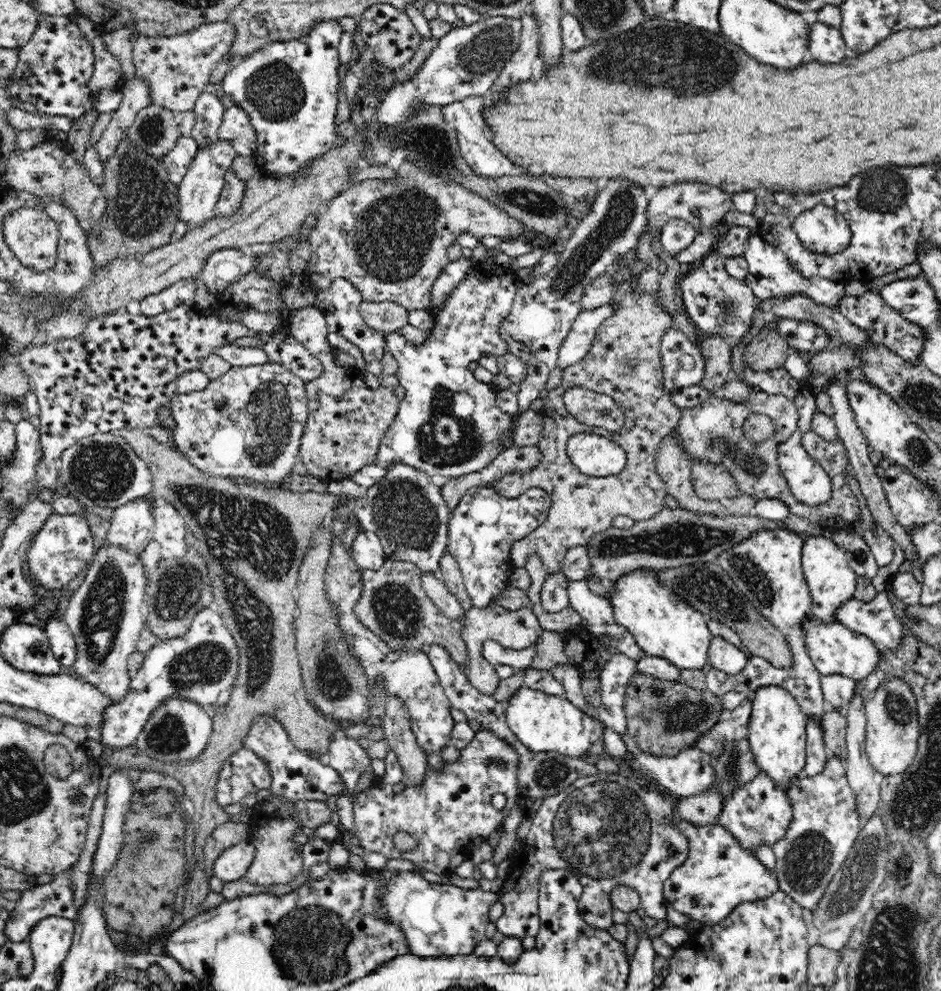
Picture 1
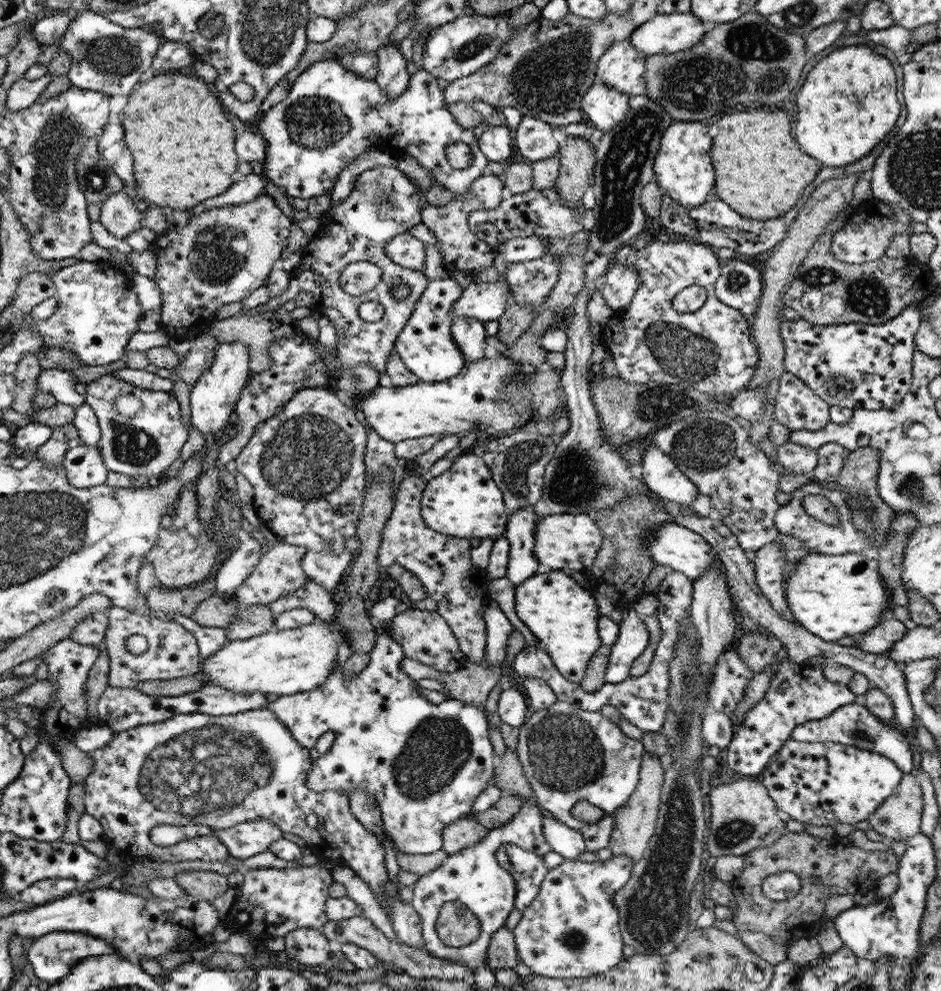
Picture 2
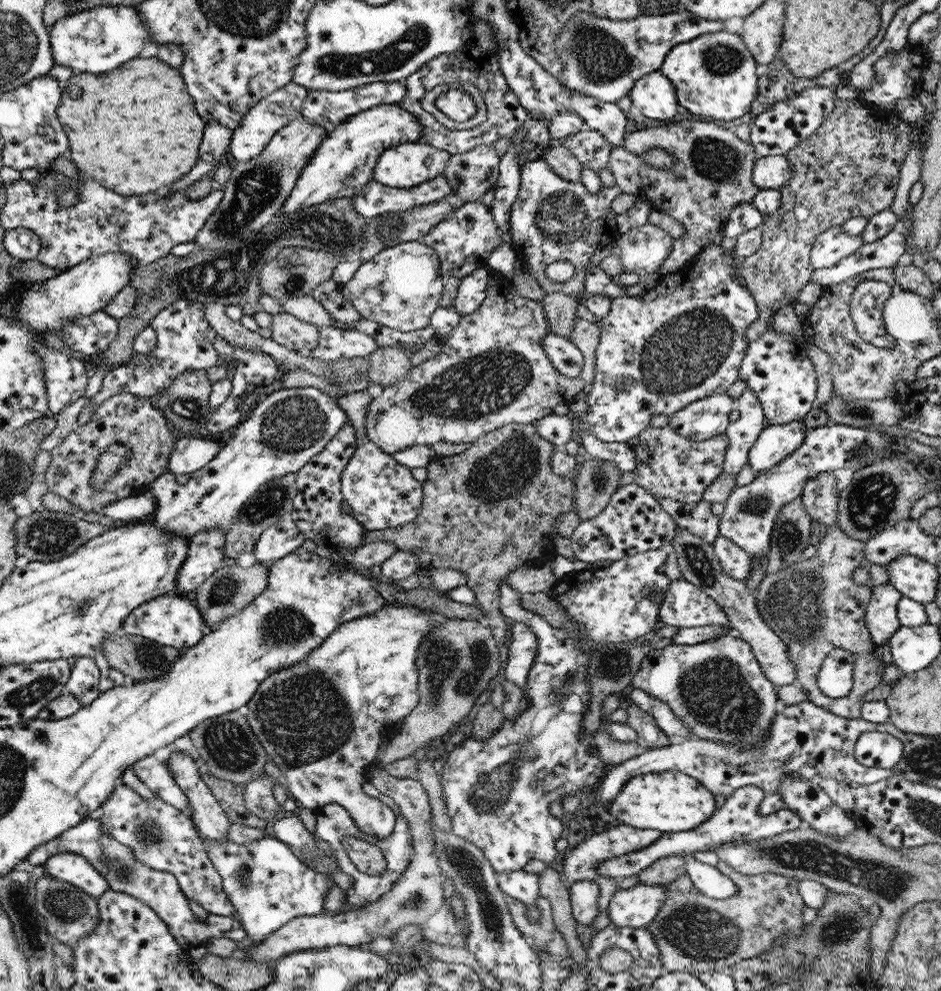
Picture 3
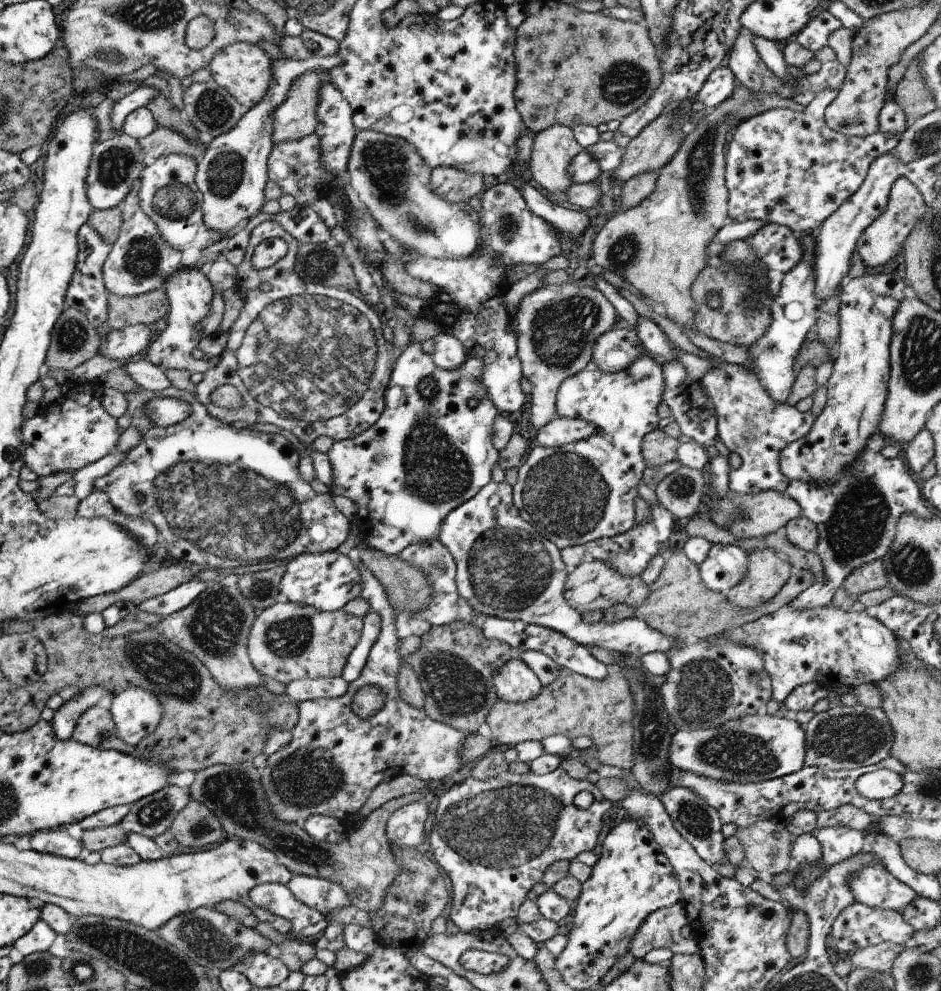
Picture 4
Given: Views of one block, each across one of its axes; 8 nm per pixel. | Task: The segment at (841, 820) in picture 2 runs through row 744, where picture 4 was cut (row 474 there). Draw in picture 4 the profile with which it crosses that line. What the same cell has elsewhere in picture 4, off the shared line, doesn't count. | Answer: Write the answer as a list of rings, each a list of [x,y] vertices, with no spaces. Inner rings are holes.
[[[882,269],[866,270],[863,276],[848,278],[840,286],[840,307],[838,308],[839,336],[838,350],[830,378],[828,379],[826,406],[811,427],[806,438],[800,438],[786,446],[780,454],[780,470],[790,481],[836,482],[844,470],[856,462],[858,454],[866,448],[866,438],[878,431],[882,410],[888,394],[890,379],[889,348],[892,340],[892,320],[904,300],[906,280],[895,272],[885,273]]]

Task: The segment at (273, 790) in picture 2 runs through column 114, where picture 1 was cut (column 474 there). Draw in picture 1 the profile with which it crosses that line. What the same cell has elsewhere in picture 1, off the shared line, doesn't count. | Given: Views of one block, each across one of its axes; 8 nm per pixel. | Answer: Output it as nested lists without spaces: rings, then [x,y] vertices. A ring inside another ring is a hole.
[[[490,730],[476,732],[474,740],[460,750],[456,762],[445,762],[438,772],[428,767],[420,786],[404,783],[404,769],[394,752],[388,752],[384,763],[384,776],[376,777],[370,788],[353,799],[353,832],[366,851],[383,854],[388,860],[412,861],[417,870],[443,875],[454,872],[464,861],[472,859],[472,852],[482,846],[488,834],[498,830],[518,801],[519,755]],[[496,793],[506,797],[502,810],[492,805]],[[402,831],[417,840],[414,851],[399,852],[394,847],[392,838]]]

